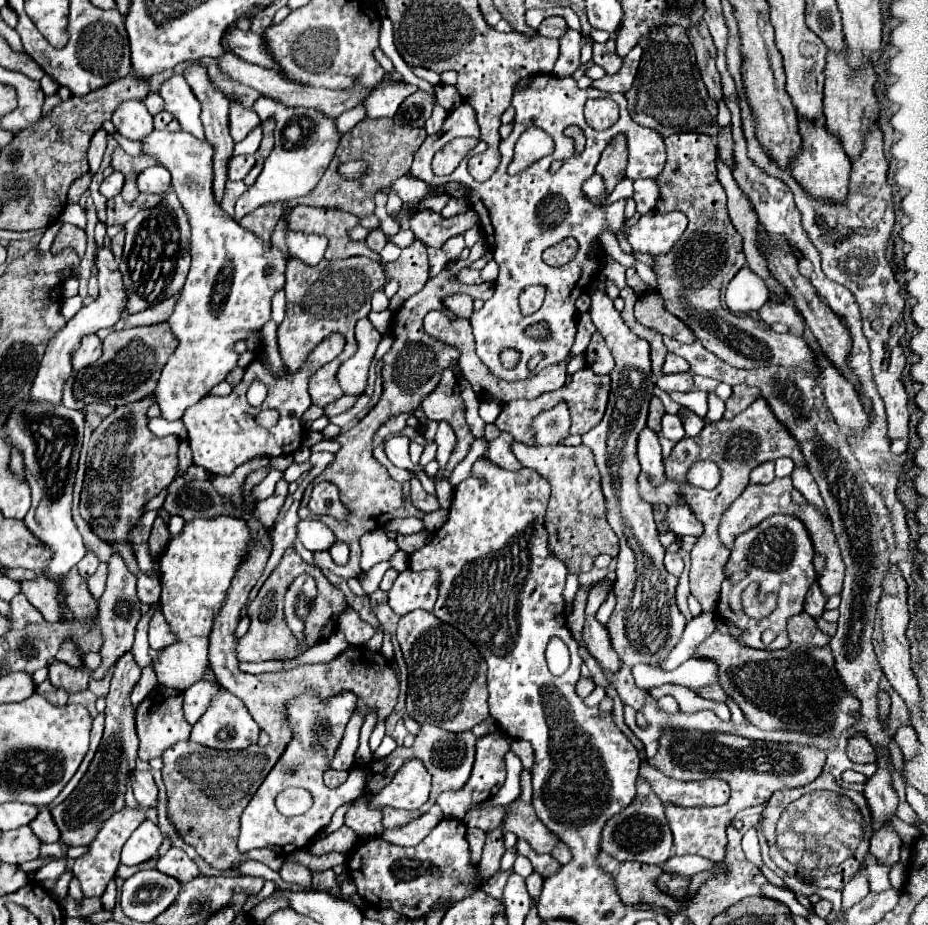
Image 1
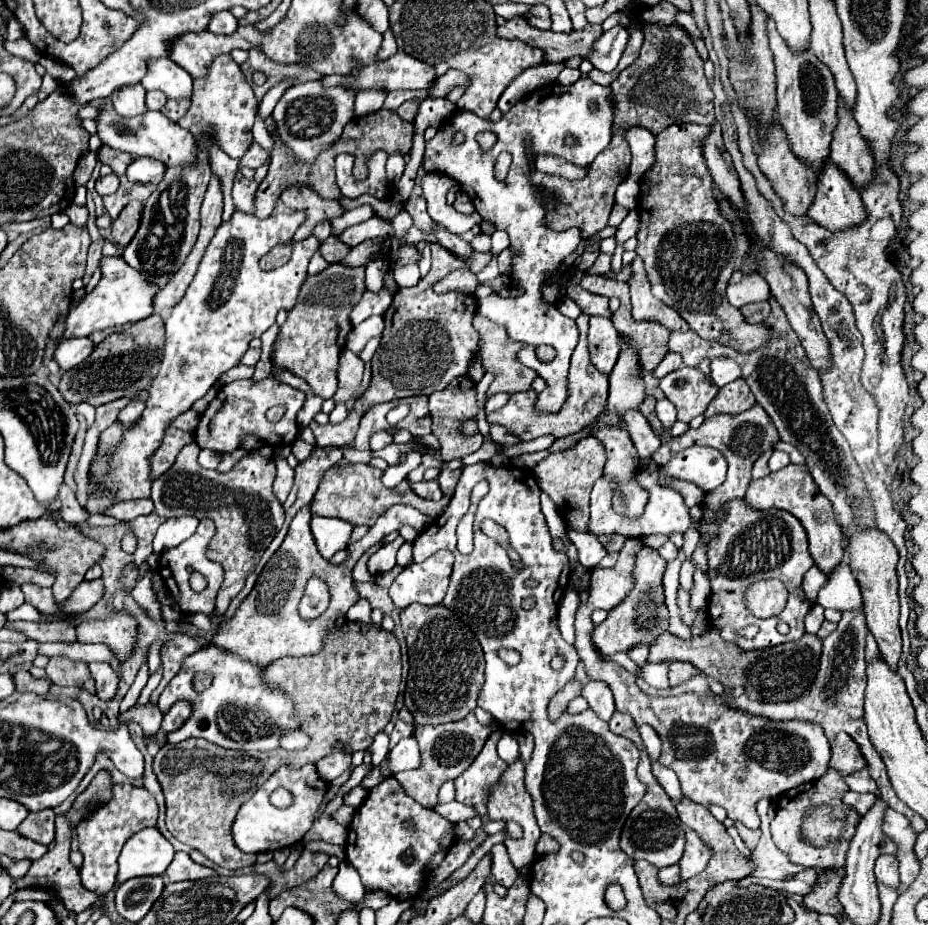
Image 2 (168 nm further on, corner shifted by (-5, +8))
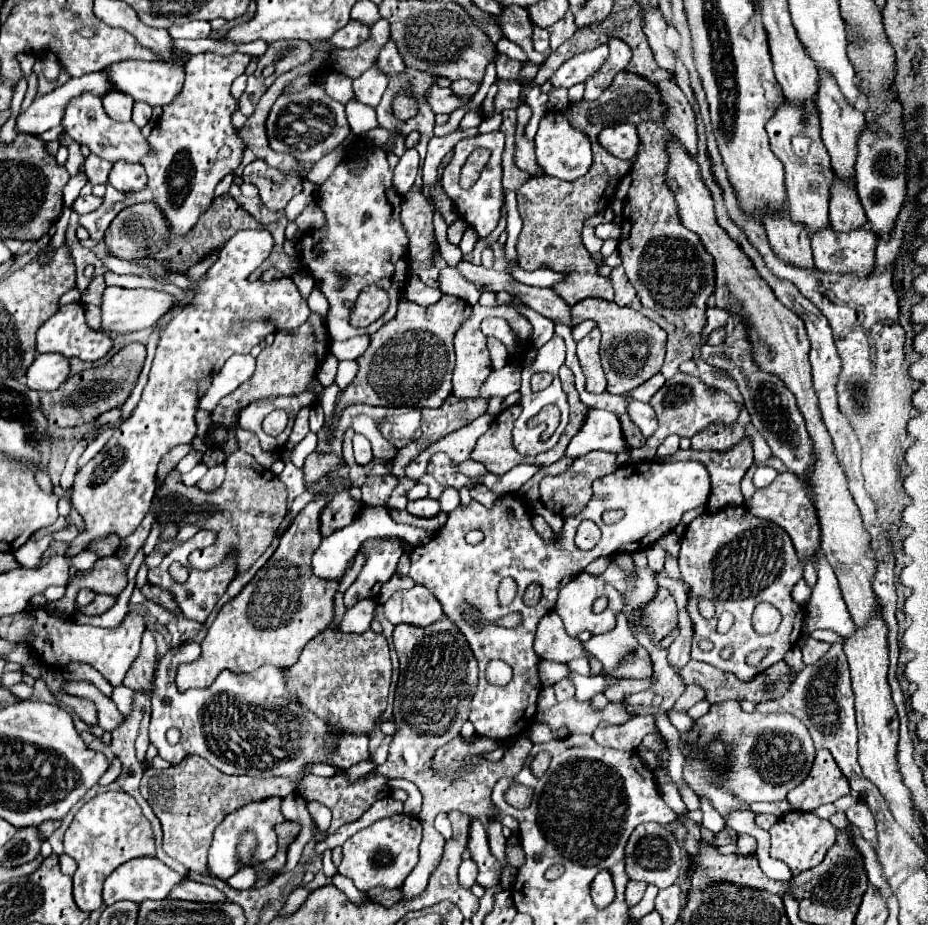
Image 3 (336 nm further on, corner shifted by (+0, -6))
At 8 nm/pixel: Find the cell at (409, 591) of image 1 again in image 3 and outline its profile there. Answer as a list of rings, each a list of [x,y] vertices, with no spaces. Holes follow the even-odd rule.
[[[414,585],[408,591],[396,591],[384,603],[384,615],[392,625],[410,623],[410,625],[426,627],[442,619],[444,613],[438,599],[428,587]]]

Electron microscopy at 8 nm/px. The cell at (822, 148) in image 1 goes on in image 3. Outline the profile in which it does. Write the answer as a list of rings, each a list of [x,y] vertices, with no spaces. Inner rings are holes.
[[[830,225],[812,235],[814,265],[830,273],[866,275],[874,265],[876,239],[870,229],[838,233]]]

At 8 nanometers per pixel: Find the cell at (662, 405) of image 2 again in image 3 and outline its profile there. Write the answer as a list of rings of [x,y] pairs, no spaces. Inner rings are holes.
[[[630,401],[630,419],[640,427],[640,431],[650,437],[654,435],[654,431],[658,429],[658,419],[654,415],[654,409],[648,403],[640,403],[640,401]]]

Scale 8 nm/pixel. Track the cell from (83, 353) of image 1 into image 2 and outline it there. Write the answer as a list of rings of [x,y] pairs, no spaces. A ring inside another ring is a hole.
[[[71,337],[57,343],[53,359],[57,361],[61,371],[69,371],[81,361],[85,361],[93,351],[93,343],[87,337]]]

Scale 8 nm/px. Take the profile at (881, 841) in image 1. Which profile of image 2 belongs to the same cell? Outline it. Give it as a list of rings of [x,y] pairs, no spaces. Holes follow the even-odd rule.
[[[883,855],[875,861],[875,881],[879,885],[887,885],[887,887],[893,887],[897,889],[899,887],[899,873],[897,873],[897,859],[893,855]]]

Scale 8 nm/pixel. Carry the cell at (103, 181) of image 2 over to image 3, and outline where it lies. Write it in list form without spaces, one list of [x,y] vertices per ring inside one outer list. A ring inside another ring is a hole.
[[[86,195],[86,197],[78,197],[74,201],[74,211],[78,211],[80,215],[84,213],[90,213],[94,209],[98,209],[98,205],[102,205],[102,197],[94,197],[94,195]]]

